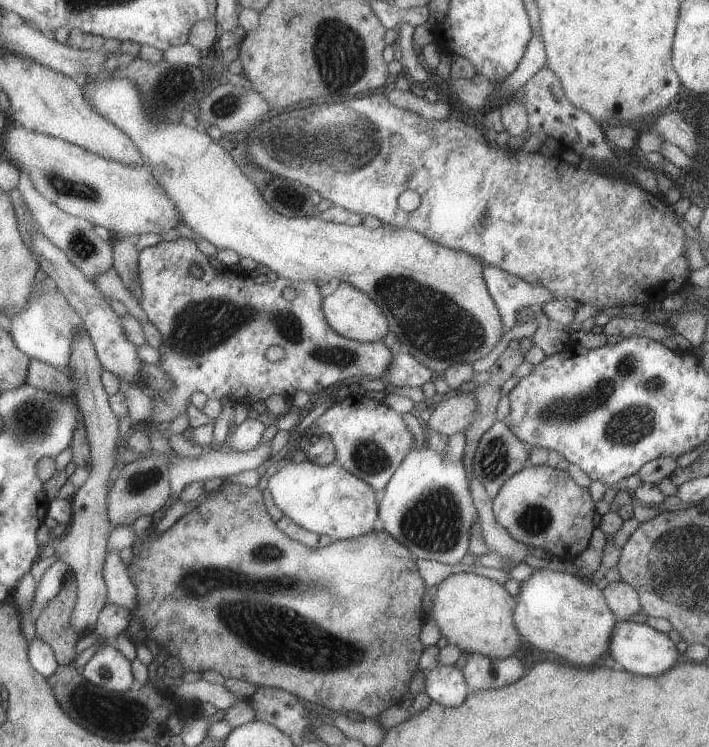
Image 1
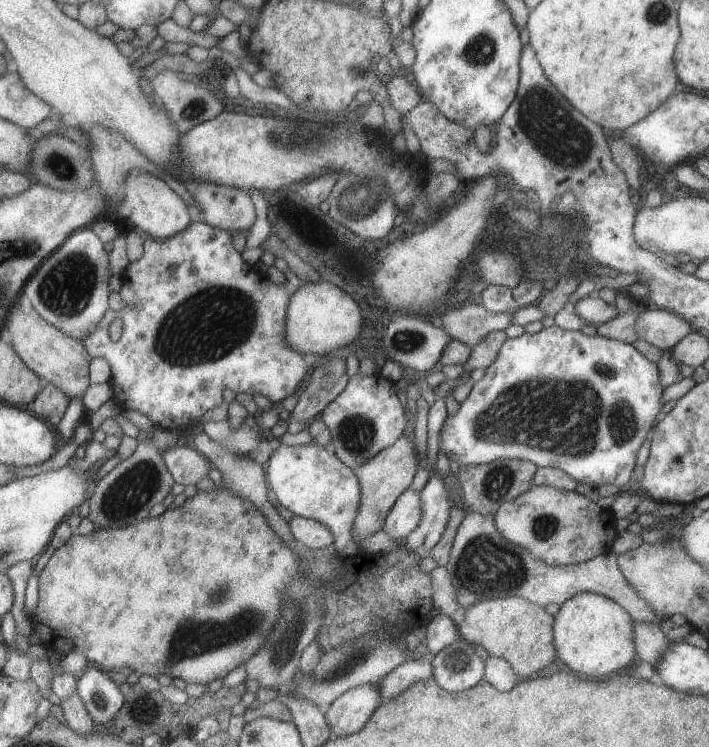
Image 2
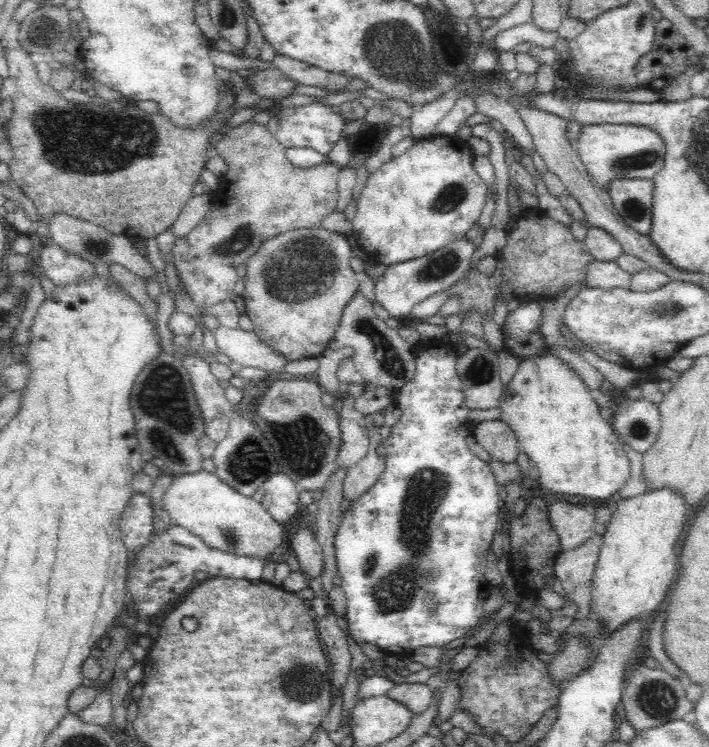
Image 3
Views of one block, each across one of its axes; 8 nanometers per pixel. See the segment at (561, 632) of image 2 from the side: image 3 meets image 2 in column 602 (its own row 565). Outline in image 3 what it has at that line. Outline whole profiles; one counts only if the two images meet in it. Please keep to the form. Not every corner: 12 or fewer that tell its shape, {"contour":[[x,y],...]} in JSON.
{"contour":[[670,487],[616,502],[591,606],[612,634],[676,578],[691,509]]}

